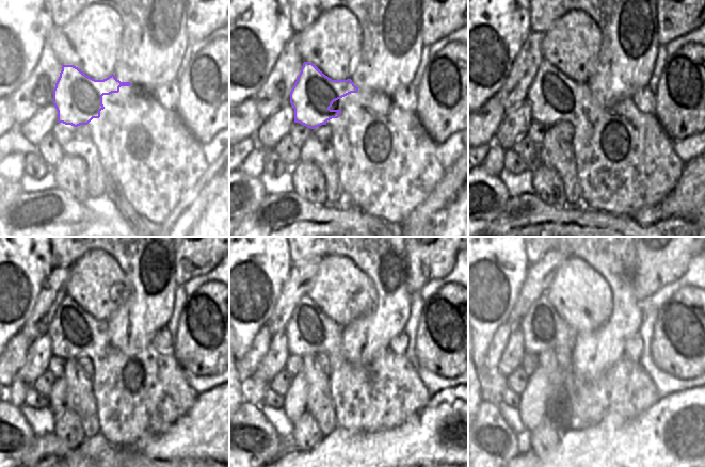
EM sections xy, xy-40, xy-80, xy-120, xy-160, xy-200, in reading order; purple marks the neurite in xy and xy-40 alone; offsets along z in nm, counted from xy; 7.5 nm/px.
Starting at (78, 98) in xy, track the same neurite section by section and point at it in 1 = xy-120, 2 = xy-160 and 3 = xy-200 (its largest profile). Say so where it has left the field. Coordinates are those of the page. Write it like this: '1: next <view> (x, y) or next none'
1: next xy-120 (70, 327)
2: next xy-160 (308, 328)
3: next xy-200 (543, 328)

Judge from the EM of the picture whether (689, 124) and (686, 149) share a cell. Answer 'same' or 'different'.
different

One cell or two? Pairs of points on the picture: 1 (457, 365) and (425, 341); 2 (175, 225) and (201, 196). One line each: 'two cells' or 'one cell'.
1: one cell
2: one cell

